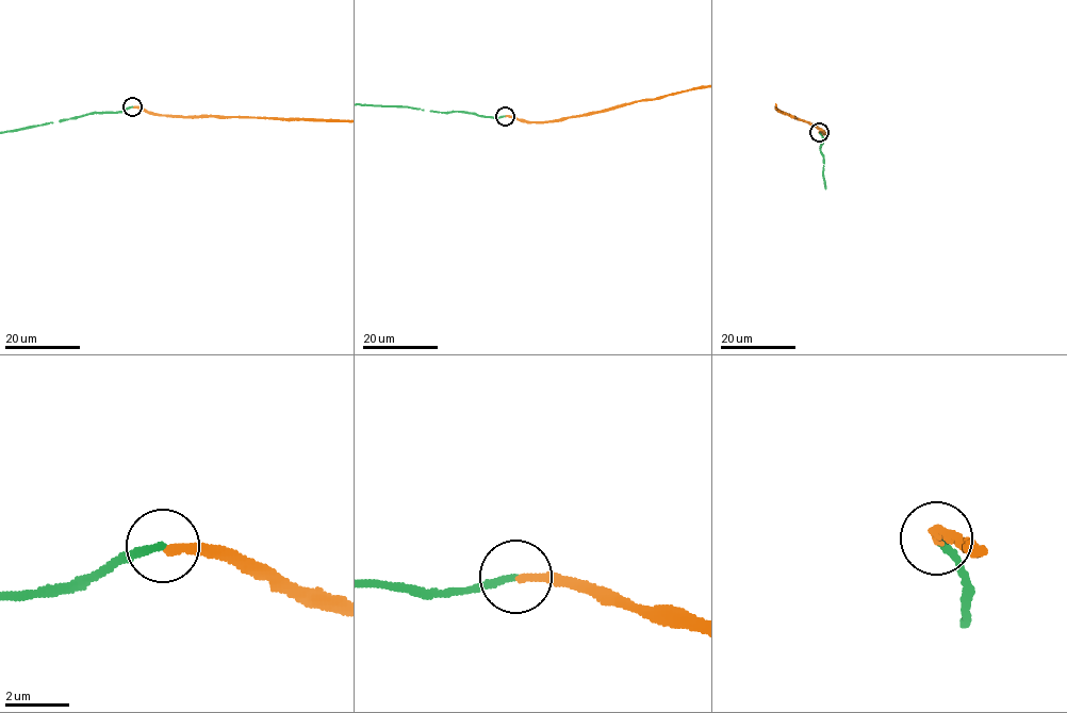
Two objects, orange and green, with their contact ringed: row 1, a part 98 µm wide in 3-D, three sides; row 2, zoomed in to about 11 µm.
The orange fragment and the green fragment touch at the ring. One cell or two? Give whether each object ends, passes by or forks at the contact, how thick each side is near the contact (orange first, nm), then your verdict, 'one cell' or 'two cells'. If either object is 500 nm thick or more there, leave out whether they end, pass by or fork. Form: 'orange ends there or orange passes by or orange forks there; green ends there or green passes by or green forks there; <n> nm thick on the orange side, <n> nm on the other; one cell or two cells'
orange ends there; green ends there; 280 nm thick on the orange side, 220 nm on the other; two cells

